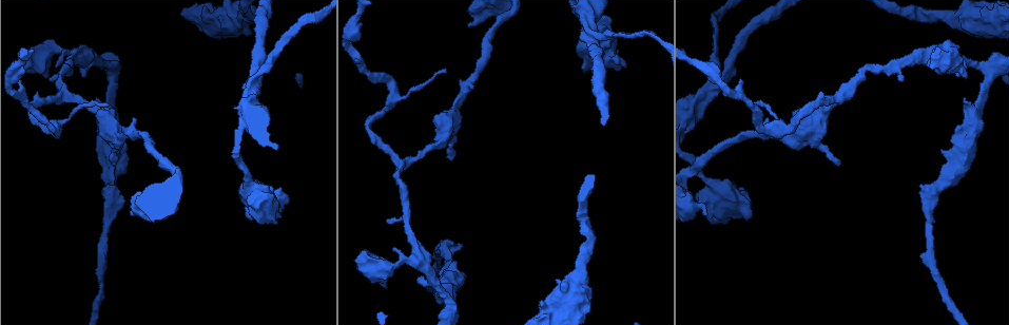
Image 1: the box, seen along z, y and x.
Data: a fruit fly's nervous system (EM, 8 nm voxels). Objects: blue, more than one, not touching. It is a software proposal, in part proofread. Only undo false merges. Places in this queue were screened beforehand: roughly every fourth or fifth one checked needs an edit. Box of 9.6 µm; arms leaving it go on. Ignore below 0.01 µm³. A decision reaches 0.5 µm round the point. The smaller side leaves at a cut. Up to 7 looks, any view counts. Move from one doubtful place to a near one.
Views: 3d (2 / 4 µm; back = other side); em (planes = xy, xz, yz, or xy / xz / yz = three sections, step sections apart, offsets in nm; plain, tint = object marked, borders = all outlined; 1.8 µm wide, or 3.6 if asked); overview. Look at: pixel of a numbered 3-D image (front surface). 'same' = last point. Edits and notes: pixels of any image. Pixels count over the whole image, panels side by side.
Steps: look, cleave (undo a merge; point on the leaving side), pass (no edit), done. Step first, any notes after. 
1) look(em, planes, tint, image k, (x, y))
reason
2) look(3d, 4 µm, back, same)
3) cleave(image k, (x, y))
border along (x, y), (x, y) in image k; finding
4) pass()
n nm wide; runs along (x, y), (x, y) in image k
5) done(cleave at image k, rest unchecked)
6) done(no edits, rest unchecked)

look(em, 3.6 µm, planes, tint, image 1, (966, 18))
calibre changes

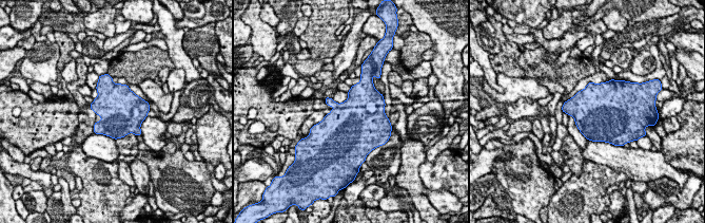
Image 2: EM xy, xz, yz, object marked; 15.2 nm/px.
pass()
continuous, no second cell

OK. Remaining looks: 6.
look(3d, 2 µm, image 1, (592, 40))
two arms in line, one across

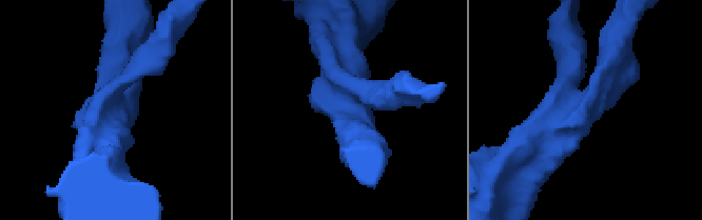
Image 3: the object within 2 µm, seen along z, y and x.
look(em, planes, borders, image 3, (352, 109))
3 arms; arms of 220, 280, 340 nm; shape alone is not enough

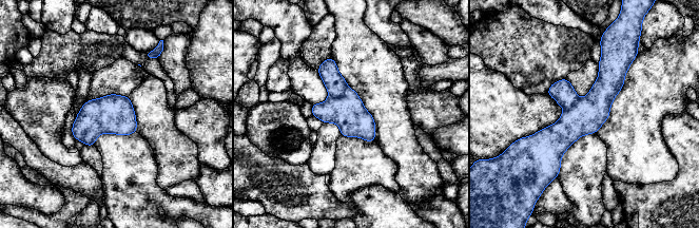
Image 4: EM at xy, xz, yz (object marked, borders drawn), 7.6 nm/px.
cleave(image 4, (336, 86))
280 nm wide; two cells meet here

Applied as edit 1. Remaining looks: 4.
look(overview)

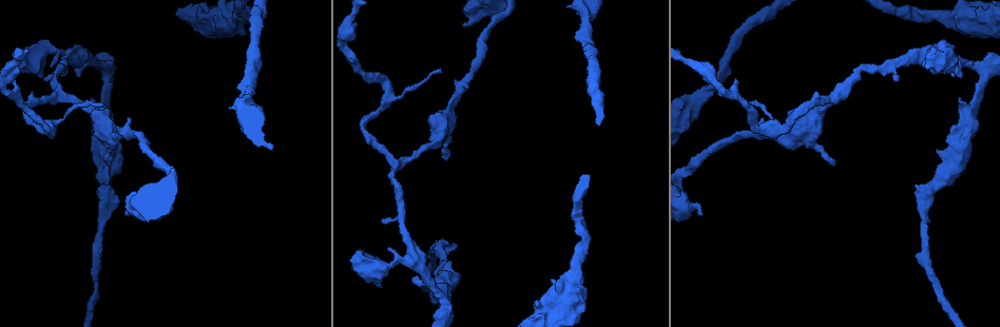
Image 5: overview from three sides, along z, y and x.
look(3d, 2 µm, image 5, (101, 192))
narrows sharply

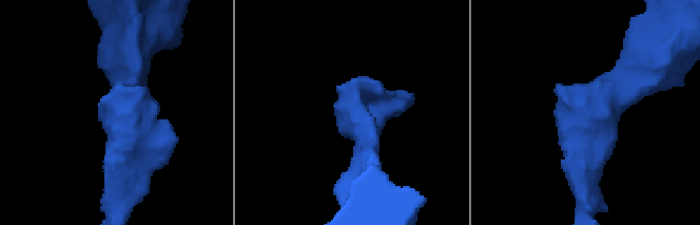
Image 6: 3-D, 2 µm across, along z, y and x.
look(em, planes, plain, image 6, (362, 135))
arms of 280, 420 nm; shape alone is not enough

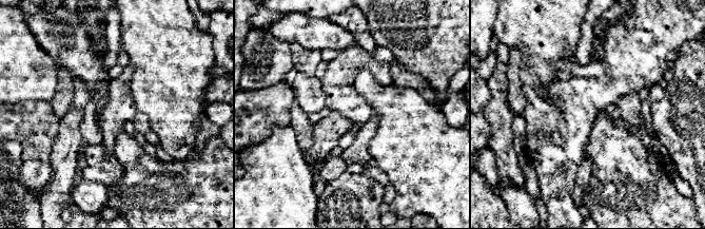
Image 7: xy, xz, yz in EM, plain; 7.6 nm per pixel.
look(em, planes, tint, same)

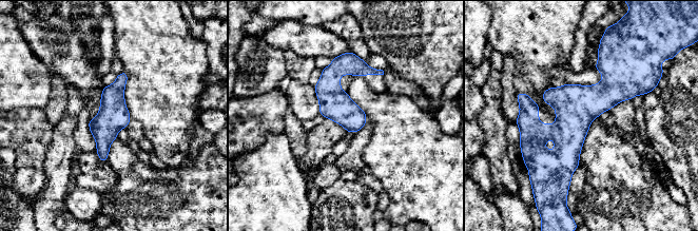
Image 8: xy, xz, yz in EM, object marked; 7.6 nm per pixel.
pass()
240 nm wide; continuous, no second cell

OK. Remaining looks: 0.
done(cleave at image 4, rest unchecked)

